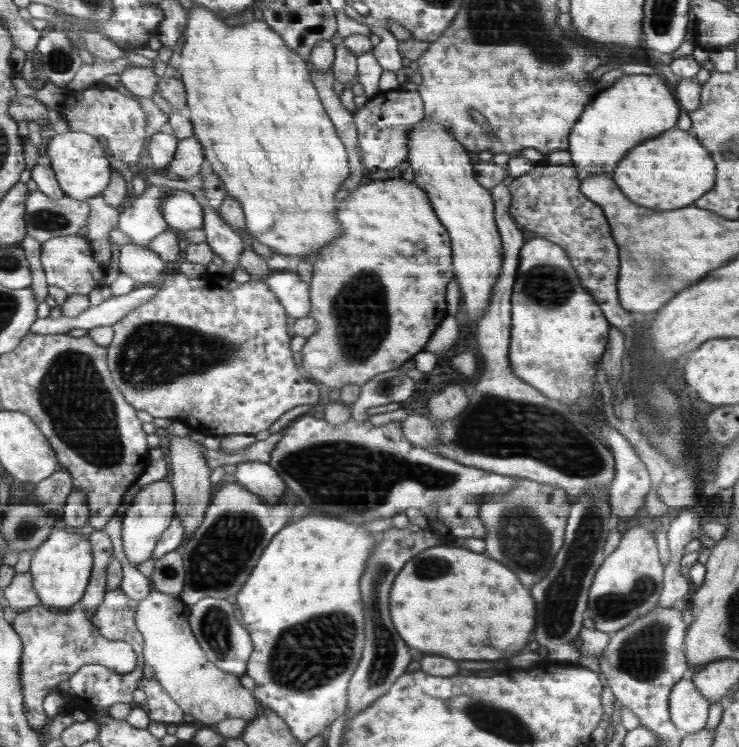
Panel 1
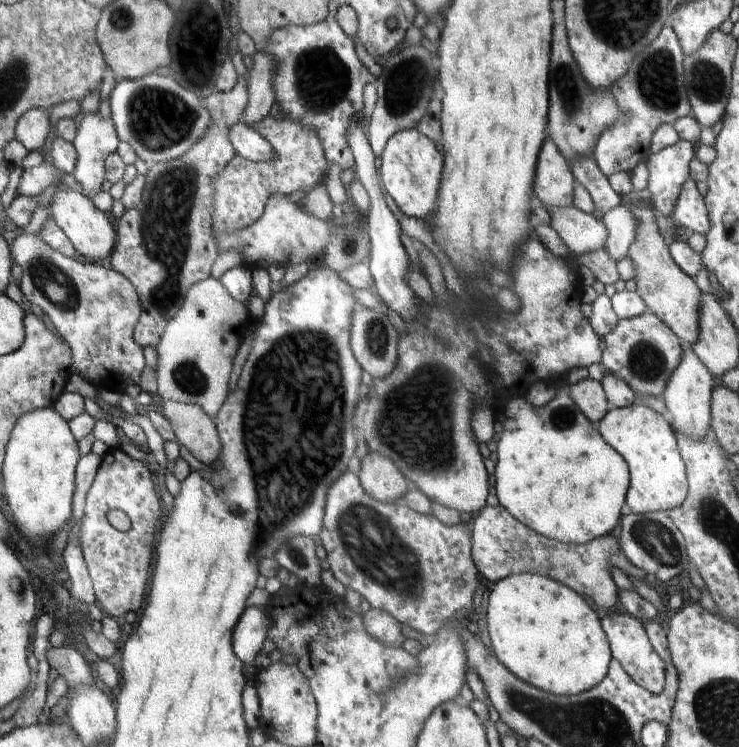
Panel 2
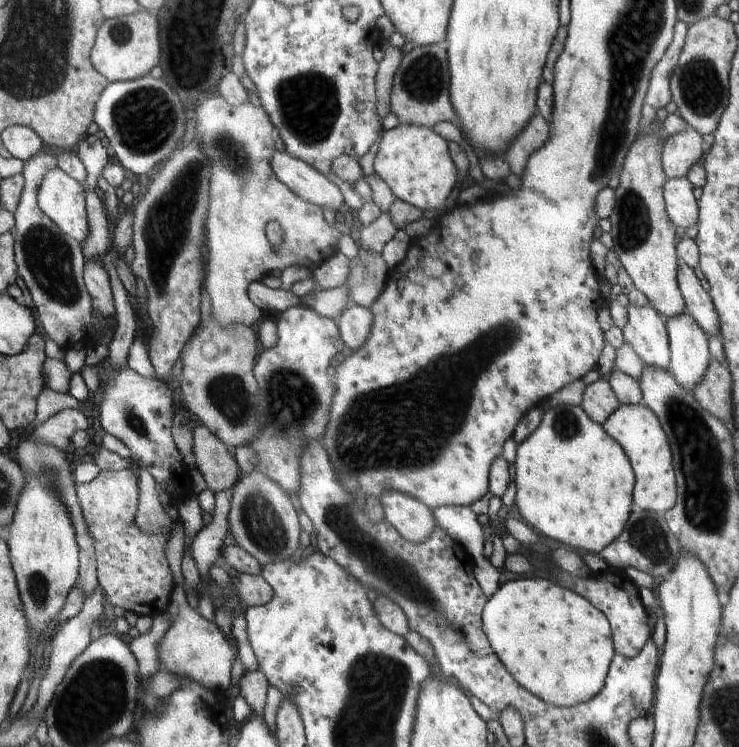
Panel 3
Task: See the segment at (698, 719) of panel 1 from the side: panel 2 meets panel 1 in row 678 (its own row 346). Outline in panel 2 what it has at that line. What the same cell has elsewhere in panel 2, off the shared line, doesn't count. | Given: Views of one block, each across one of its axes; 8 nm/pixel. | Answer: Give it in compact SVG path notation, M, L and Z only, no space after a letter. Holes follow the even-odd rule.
M687 344L685 349L682 349L680 366L676 368L672 376L669 378L669 385L665 386L665 392L661 394L666 405L664 417L669 421L671 426L697 439L698 437L706 437L706 430L710 426L710 394L713 394L714 376L712 371L705 365L705 362L695 353L692 345Z

